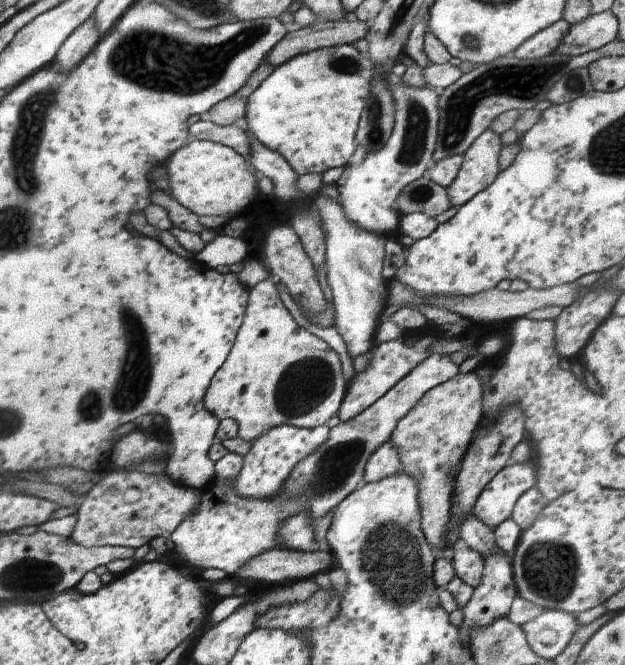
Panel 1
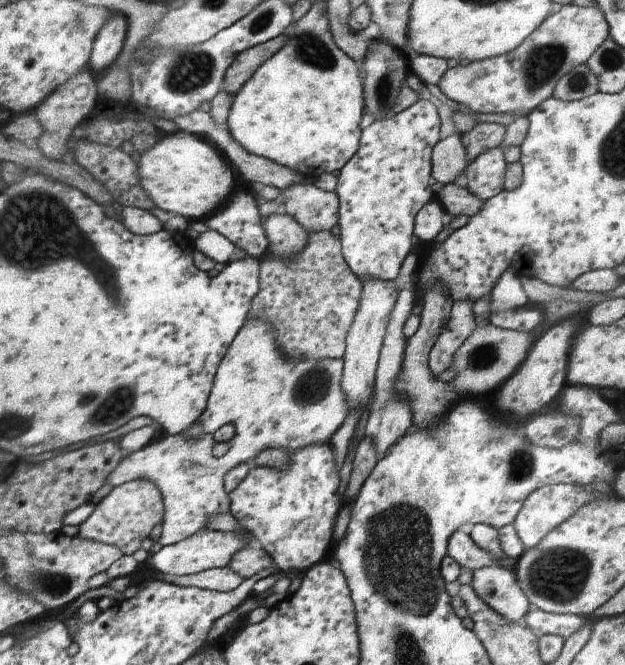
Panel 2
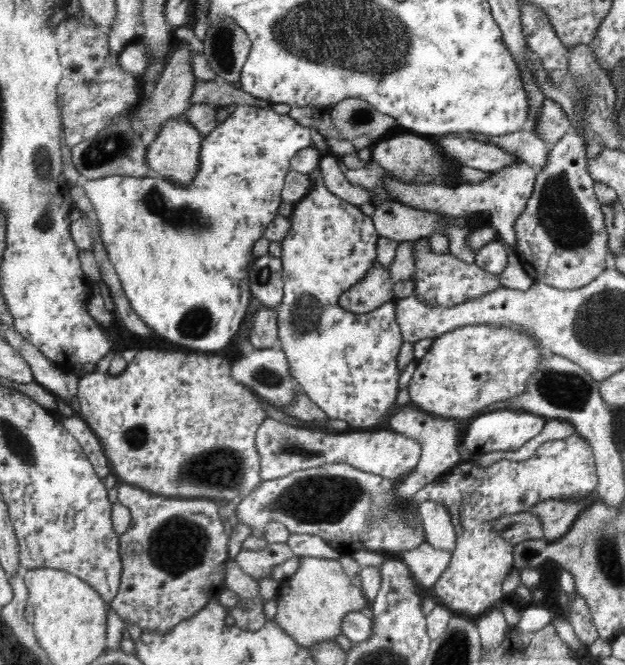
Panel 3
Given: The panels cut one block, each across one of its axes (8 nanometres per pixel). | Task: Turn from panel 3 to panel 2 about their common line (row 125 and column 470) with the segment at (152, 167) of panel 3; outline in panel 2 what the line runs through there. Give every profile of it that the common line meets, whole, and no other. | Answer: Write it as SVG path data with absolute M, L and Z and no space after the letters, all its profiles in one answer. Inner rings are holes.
M502 146L480 153L465 168L466 190L483 201L496 196L504 189L506 166Z

